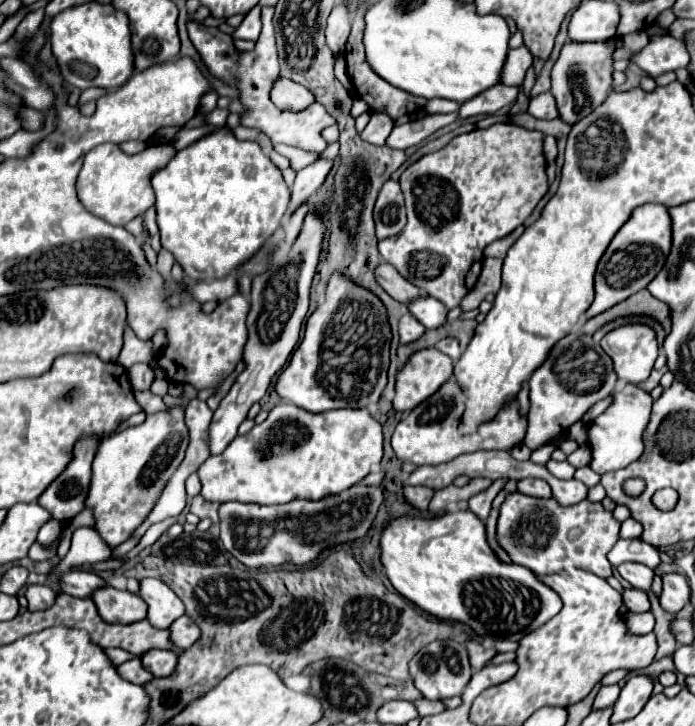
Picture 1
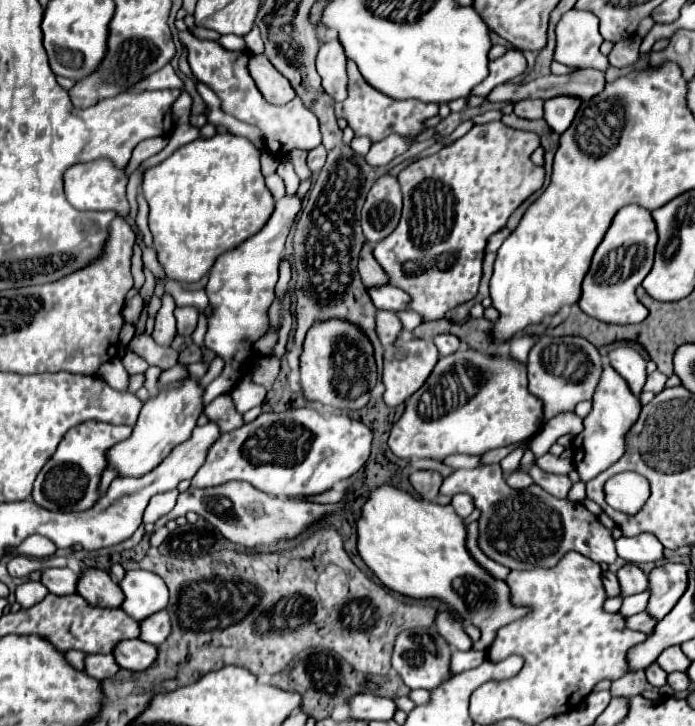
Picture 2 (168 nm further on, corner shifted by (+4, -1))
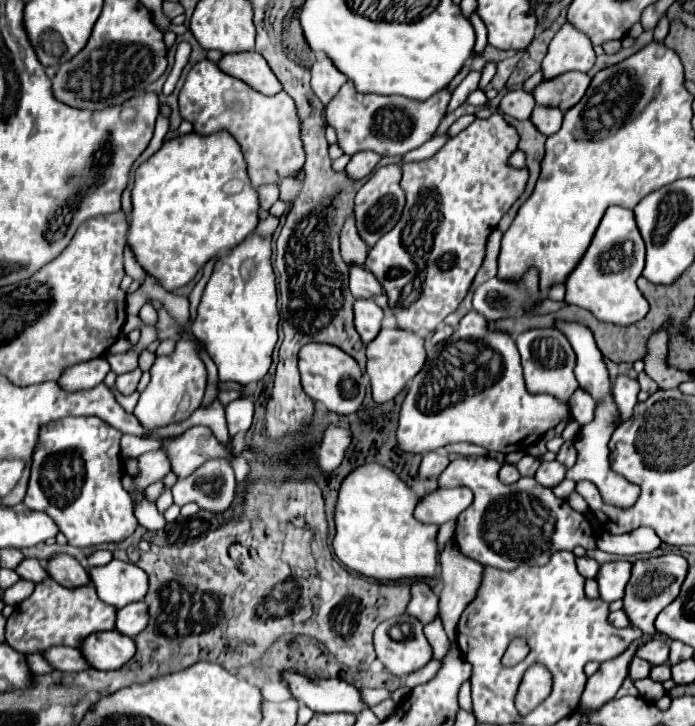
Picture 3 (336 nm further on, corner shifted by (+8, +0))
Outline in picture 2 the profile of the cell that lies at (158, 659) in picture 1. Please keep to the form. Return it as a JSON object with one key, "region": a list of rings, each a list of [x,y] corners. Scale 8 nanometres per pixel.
{"region":[[[127,640],[115,648],[113,656],[125,670],[147,670],[157,660],[157,648],[143,640]]]}

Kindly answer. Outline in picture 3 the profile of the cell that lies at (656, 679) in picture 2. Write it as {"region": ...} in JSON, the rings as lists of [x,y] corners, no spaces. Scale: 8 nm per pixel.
{"region":[[[633,657],[631,663],[629,663],[629,677],[631,679],[645,679],[647,673],[651,669],[651,663],[639,659],[639,657]]]}

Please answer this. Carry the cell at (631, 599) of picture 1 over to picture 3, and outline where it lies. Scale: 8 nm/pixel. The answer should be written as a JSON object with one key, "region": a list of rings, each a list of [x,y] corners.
{"region":[[[577,557],[575,563],[577,563],[577,569],[579,569],[579,573],[583,577],[595,579],[595,573],[599,571],[599,563],[595,559],[591,559],[591,557]]]}

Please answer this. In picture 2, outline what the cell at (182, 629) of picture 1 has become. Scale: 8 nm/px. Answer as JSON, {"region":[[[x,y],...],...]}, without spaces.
{"region":[[[161,610],[159,614],[153,614],[151,618],[147,618],[147,622],[141,622],[141,628],[143,628],[143,634],[141,634],[143,642],[161,646],[171,634],[169,614],[165,610]]]}

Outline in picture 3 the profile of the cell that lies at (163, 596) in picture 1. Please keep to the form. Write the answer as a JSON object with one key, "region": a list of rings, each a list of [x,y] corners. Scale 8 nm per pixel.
{"region":[[[113,559],[107,565],[91,567],[89,577],[97,595],[117,609],[141,601],[147,593],[147,573],[129,561]]]}

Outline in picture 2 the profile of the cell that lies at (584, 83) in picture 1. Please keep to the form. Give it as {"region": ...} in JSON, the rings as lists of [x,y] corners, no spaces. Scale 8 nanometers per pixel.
{"region":[[[553,96],[551,100],[545,100],[545,120],[551,130],[563,134],[571,126],[581,104],[583,100],[577,96]]]}

